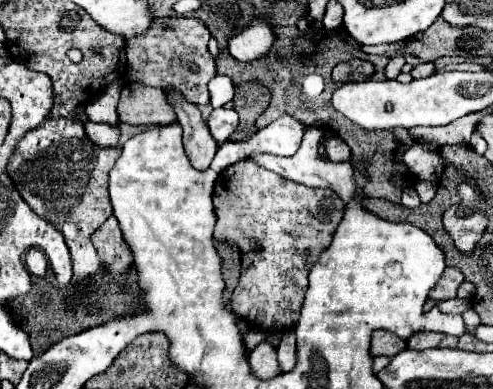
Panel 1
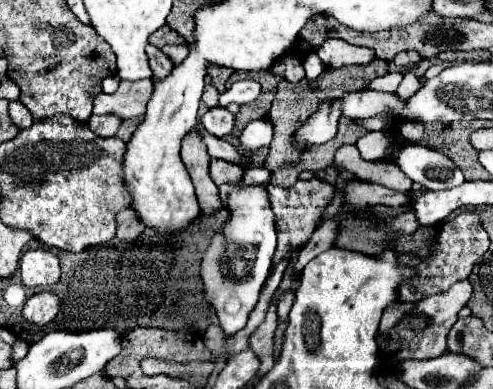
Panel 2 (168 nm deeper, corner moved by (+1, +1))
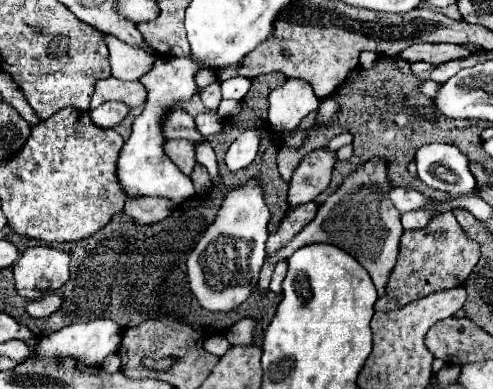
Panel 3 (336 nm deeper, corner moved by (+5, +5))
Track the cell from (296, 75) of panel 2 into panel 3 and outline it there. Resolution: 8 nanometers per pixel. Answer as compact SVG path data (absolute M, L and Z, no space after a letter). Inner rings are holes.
M288 78L284 86L270 94L268 120L278 132L290 132L300 124L304 114L318 110L320 100L314 96L312 88L300 78Z

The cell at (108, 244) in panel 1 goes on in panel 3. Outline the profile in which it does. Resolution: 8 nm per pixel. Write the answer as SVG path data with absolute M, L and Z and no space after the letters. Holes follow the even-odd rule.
M132 198L126 200L124 212L140 224L154 224L170 214L170 202L168 198Z

